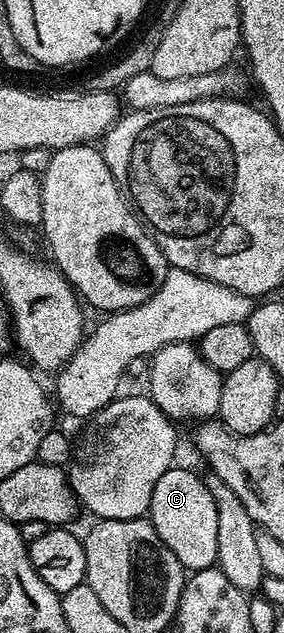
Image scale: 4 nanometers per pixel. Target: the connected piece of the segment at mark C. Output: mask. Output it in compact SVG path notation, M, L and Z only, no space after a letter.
M171 468L166 471L154 486L147 513L162 544L166 544L166 548L170 548L174 556L178 556L185 571L195 572L217 565L218 508L214 504L214 496L210 496L207 481L203 477L199 478L192 470Z

